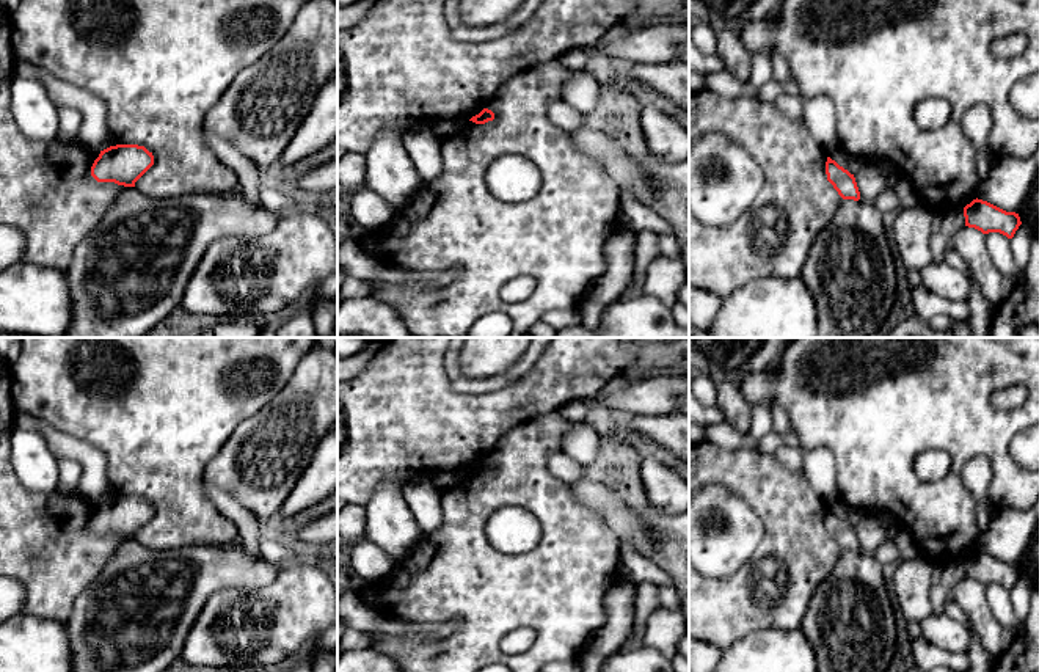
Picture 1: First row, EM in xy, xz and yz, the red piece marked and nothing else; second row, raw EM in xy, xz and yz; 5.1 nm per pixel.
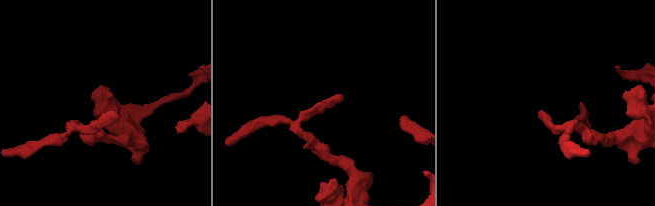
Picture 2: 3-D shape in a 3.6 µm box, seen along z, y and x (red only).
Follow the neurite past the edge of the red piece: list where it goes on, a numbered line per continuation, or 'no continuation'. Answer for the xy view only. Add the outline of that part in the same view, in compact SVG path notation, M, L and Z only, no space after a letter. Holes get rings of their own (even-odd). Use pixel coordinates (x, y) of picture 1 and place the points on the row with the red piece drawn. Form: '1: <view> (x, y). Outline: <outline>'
no continuation

